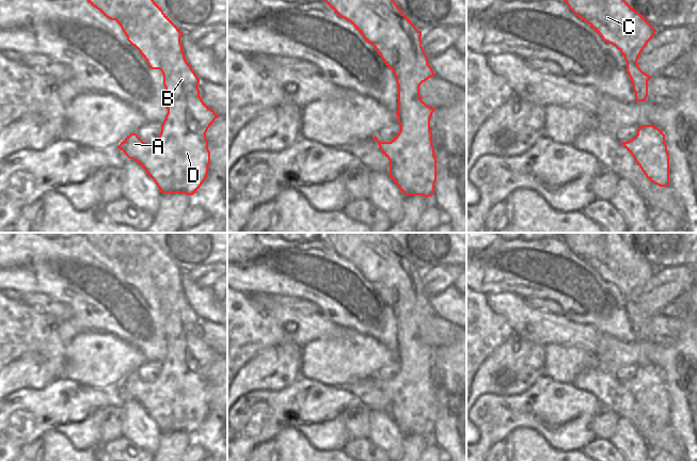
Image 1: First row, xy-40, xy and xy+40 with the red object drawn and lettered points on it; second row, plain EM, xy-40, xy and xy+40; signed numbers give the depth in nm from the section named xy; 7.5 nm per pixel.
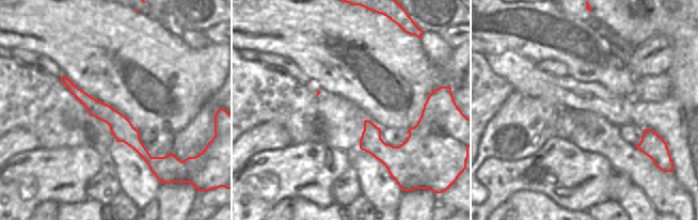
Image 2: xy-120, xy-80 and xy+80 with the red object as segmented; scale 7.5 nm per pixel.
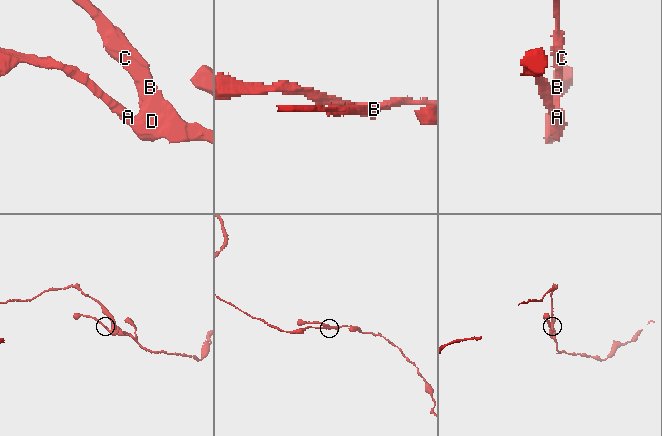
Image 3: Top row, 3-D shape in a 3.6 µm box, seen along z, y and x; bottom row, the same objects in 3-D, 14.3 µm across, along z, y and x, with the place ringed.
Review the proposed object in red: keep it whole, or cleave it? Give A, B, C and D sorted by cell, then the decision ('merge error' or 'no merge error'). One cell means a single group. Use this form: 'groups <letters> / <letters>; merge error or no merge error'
groups A B C D; no merge error

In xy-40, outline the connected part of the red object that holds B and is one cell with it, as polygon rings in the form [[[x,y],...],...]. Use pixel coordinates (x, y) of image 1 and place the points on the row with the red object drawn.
[[[154,0],[88,1],[115,20],[148,66],[163,75],[168,113],[159,137],[147,144],[130,133],[117,148],[137,161],[162,193],[193,195],[208,175],[206,132],[219,115],[200,96],[200,79],[183,51],[183,32]]]

